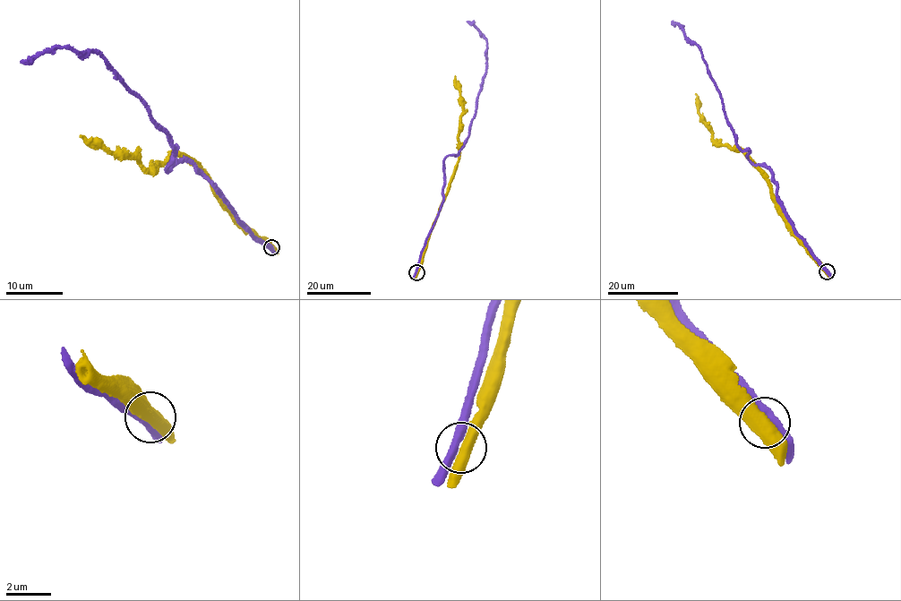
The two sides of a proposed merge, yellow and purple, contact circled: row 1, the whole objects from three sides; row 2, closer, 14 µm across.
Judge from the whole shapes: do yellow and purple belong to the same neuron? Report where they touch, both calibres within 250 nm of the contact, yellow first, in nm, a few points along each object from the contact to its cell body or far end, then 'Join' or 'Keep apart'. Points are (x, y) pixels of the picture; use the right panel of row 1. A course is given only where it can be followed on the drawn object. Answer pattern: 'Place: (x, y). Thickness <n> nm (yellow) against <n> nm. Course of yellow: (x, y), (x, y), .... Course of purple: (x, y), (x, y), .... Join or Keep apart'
Place: (827, 271). Thickness 550 nm (yellow) against 500 nm. Course of yellow: (827, 271), (796, 236), (767, 182), (742, 150), (716, 143), (701, 122), (695, 93). Course of purple: (826, 270), (787, 216), (767, 167), (753, 164), (749, 150), (739, 146), (706, 62), (675, 23). Keep apart

